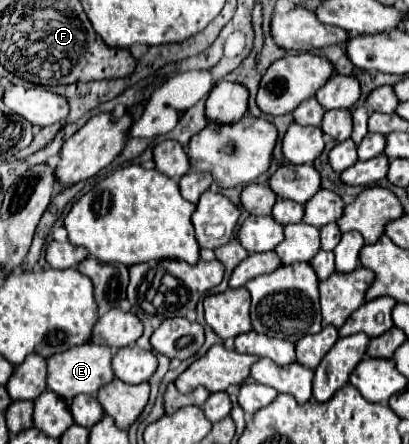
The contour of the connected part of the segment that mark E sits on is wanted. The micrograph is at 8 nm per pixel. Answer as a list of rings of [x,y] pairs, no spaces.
[[[87,341],[85,345],[71,347],[61,355],[51,355],[47,359],[47,387],[55,391],[63,399],[73,399],[79,393],[97,393],[97,389],[113,379],[111,371],[111,357],[113,351],[107,345],[95,345]]]

